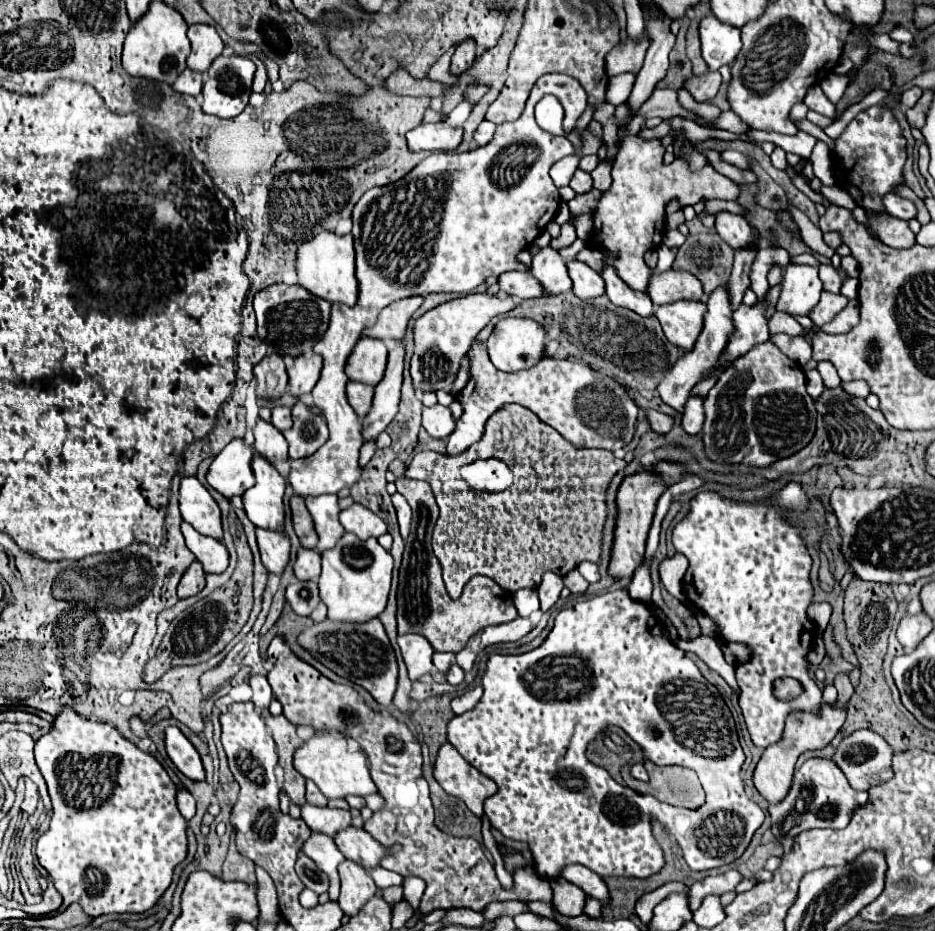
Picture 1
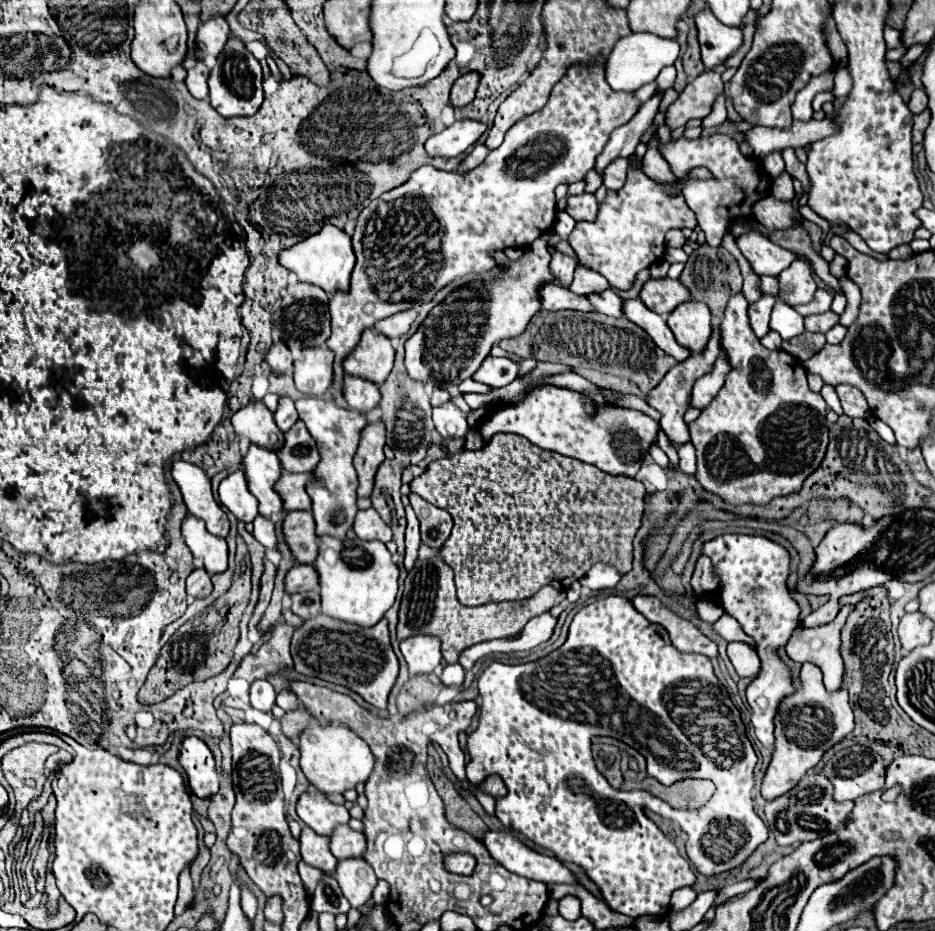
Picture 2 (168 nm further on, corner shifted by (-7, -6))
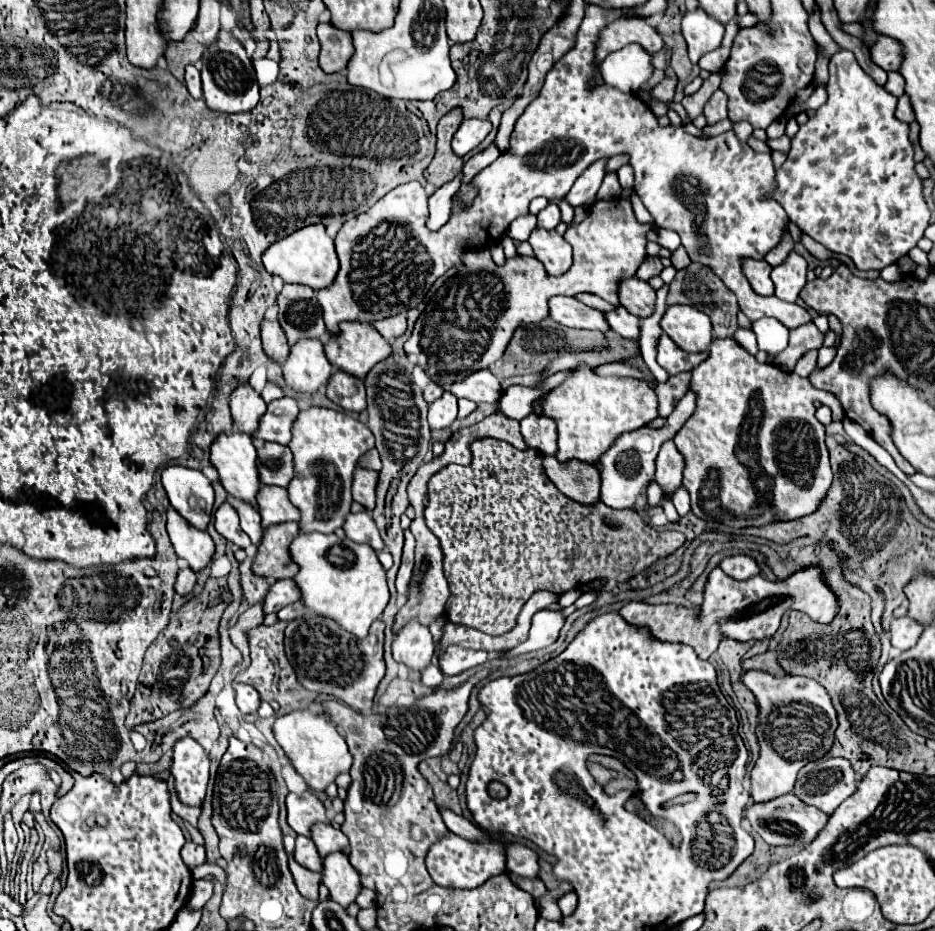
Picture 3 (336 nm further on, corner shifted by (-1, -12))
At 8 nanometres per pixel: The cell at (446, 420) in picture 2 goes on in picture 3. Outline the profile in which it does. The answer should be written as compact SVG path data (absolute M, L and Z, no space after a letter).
M444 392L436 402L430 404L428 410L430 430L448 428L456 420L456 412L458 412L458 398L452 392Z

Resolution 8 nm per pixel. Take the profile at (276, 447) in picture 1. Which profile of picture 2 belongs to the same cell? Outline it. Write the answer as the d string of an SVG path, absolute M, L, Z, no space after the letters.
M250 400L232 416L232 426L240 436L246 436L250 442L278 450L282 446L282 432L274 422L274 414L266 408L264 402Z

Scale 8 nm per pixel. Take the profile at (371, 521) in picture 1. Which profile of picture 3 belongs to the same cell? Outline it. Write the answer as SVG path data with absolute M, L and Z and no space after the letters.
M368 512L348 514L348 518L344 522L344 532L350 540L360 542L360 544L370 544L376 552L380 552L384 548L380 532L378 532L378 528L372 522L372 516Z

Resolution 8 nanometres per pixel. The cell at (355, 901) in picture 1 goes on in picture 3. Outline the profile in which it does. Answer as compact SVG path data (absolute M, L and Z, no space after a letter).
M344 852L330 854L324 858L322 882L330 890L332 900L344 908L350 906L356 900L358 892L362 890L360 872L350 864L350 860Z

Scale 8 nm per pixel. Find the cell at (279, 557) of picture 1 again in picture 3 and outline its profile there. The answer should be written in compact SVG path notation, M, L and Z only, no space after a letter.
M228 498L228 502L236 506L236 510L240 514L240 526L242 526L242 530L250 536L252 544L258 546L262 542L262 534L264 534L262 524L260 524L262 518L260 518L258 510L254 506L250 506L248 502L238 502L236 498Z

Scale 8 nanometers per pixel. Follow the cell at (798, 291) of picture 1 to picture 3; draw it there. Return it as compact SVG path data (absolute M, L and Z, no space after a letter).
M790 252L790 256L772 270L770 278L776 286L774 294L780 300L798 302L800 290L806 284L806 260L800 254Z

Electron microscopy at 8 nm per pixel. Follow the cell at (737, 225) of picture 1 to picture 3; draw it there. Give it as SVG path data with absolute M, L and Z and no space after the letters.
M742 258L742 272L748 278L750 286L758 294L772 294L774 284L770 280L772 266L766 260L754 260L754 258Z

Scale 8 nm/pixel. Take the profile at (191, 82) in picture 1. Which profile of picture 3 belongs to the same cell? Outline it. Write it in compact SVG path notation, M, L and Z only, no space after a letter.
M186 66L186 78L184 84L190 92L192 98L202 98L202 88L200 88L200 70L196 66Z

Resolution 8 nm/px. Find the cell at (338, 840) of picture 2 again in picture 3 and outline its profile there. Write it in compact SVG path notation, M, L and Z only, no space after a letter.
M318 824L318 826L314 826L312 840L314 840L314 844L318 848L318 854L322 858L326 858L328 854L340 852L340 850L344 850L344 848L350 846L346 834L342 830L338 830L338 828L330 826L330 824Z

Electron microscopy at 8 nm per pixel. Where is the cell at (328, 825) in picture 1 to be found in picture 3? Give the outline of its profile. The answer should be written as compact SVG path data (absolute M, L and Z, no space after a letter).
M306 790L302 796L296 796L290 792L286 798L286 808L288 808L288 824L296 834L310 836L310 830L314 824L318 822L330 824L324 804L310 790Z

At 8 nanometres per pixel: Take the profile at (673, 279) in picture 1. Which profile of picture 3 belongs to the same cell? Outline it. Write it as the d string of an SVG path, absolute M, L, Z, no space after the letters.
M628 278L620 284L620 304L638 318L648 318L656 310L656 290L638 278Z

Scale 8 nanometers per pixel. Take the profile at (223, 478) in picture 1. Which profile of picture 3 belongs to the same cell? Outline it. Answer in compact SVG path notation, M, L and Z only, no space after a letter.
M224 502L218 510L216 510L216 530L228 540L228 542L234 542L236 546L240 548L248 548L250 546L250 538L248 534L240 528L240 518L238 518L238 512L234 510L232 504Z

